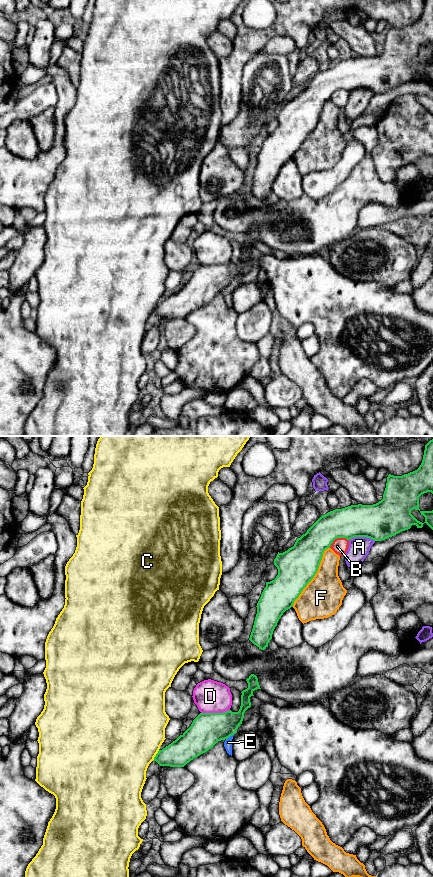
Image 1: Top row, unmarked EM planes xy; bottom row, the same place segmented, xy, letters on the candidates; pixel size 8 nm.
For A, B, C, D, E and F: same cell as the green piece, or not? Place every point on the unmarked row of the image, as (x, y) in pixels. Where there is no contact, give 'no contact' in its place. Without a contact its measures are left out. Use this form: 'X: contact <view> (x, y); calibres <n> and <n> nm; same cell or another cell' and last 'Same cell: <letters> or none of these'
A: contact xy (362, 88); calibres 300 and 170 nm; another cell
B: contact xy (337, 89); calibres 260 and 130 nm; another cell
C: contact xy (156, 307); calibres 220 and 480 nm; another cell
D: contact xy (215, 265); calibres 260 and 260 nm; another cell
E: contact xy (229, 288); calibres 260 and 60 nm; another cell
F: contact xy (314, 127); calibres 320 and 320 nm; another cell
Same cell: none of these

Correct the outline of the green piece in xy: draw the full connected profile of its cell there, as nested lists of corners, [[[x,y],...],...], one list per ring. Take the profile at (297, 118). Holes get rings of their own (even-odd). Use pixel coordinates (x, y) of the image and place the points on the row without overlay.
[[[425,0],[422,15],[417,22],[402,28],[389,26],[383,51],[378,55],[351,57],[322,67],[305,86],[297,90],[293,99],[283,105],[278,104],[274,111],[278,127],[274,132],[266,134],[256,158],[257,166],[249,192],[261,202],[268,199],[279,171],[286,162],[293,159],[294,153],[314,130],[324,103],[330,100],[335,91],[367,89],[374,93],[382,93],[410,81],[412,77],[422,80],[424,75],[418,73],[411,63],[420,63],[419,49],[427,44],[433,46],[433,0]]]

